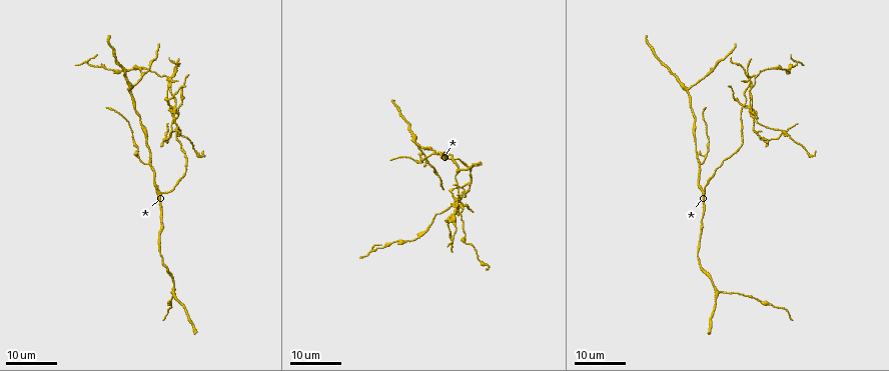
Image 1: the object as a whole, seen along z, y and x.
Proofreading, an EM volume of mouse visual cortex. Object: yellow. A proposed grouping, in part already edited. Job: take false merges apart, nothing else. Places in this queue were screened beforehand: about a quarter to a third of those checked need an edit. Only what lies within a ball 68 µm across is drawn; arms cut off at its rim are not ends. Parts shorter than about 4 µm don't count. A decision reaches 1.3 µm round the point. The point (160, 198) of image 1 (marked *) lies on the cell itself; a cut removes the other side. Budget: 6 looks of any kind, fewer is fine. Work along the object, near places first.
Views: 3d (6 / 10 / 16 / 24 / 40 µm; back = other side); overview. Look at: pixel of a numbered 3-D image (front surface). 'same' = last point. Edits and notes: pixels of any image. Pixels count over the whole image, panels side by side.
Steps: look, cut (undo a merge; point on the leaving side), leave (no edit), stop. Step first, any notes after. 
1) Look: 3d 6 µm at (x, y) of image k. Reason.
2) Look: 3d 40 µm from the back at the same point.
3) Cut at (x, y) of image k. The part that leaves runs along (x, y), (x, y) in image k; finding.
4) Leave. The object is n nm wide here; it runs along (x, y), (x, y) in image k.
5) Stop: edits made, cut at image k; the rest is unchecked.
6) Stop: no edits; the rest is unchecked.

Look: 3d 16 µm at (174, 291) of image 1. Three arms meet.

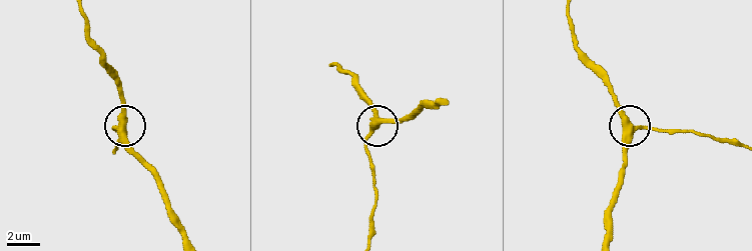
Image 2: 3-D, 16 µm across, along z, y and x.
Look: 3d 10 µm at (370, 132) of image 2.

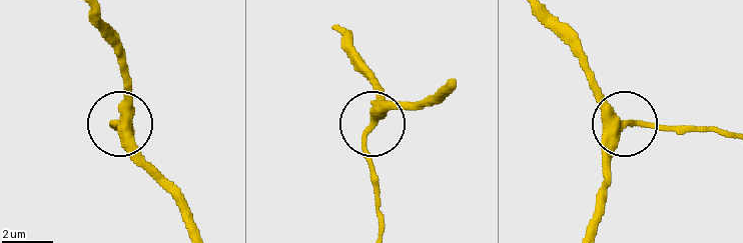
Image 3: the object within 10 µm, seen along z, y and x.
Leave. The side arm is 10 µm long; 3 arms meet here; continuous, no second cell.

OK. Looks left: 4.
Look: 3d 24 µm at (169, 77) of image 1. Four-way junction.

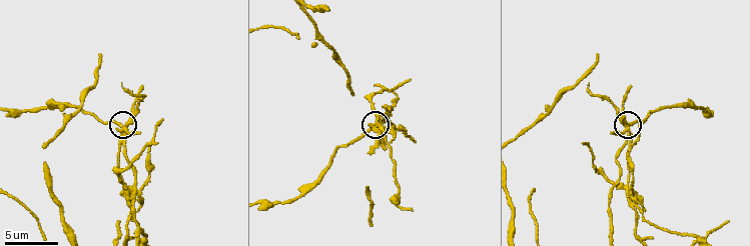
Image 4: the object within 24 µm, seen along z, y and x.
Look: 3d 10 µm at (123, 124) of image 4. Closer look.

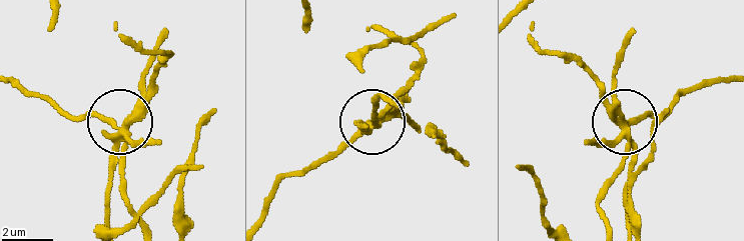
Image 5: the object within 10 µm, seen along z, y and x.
Look: 3d 6 µm at (628, 127) of image 5.

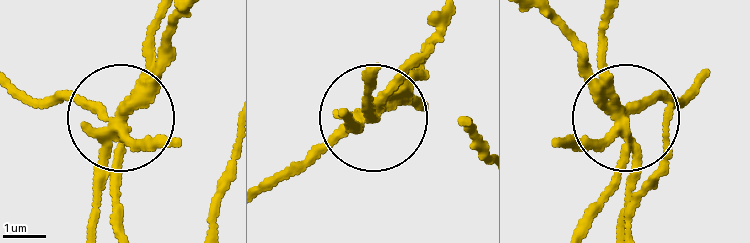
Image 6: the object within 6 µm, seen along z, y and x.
Cut at (158, 140) of image 6. The side arm is 8 µm long; 4 arms meet here; two cells meet here.

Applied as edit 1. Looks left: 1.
Stop: edits made, cut at image 6; the rest is unchecked.

